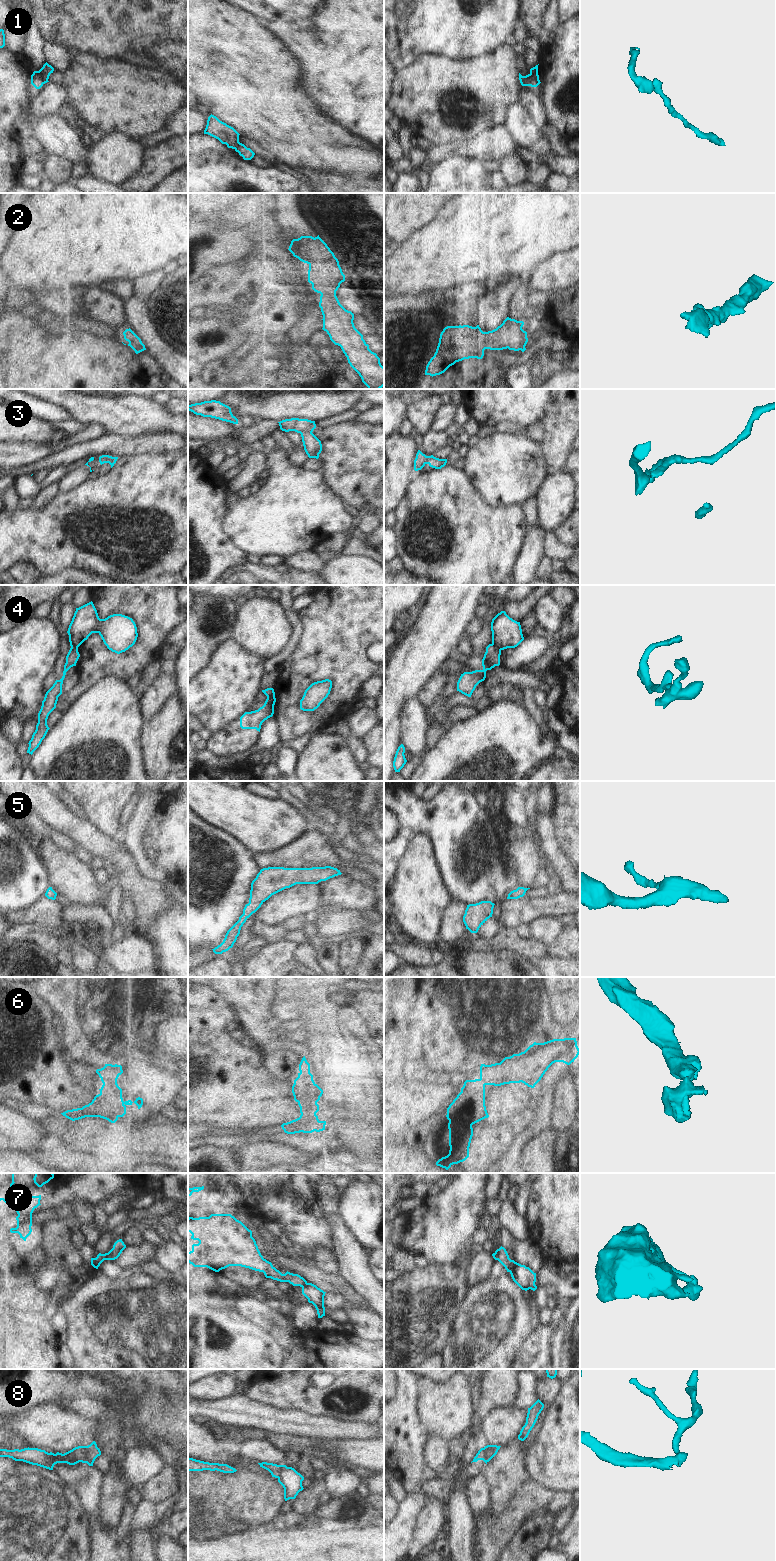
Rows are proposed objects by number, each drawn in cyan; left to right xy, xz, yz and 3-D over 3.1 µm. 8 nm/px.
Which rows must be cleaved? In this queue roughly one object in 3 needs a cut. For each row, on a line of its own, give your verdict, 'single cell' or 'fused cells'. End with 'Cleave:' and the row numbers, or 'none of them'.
1: fused cells
2: single cell
3: fused cells
4: fused cells
5: single cell
6: single cell
7: fused cells
8: fused cells
Cleave: 1, 3, 4, 7, 8

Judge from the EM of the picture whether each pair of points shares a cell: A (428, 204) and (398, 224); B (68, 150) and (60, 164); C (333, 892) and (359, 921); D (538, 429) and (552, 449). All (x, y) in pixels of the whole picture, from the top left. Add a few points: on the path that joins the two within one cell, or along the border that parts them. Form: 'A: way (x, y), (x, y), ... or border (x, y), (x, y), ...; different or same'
A: way (421, 204), (418, 204), (405, 217); same
B: border (50, 154), (62, 156), (73, 163); different
C: border (330, 908), (356, 909), (358, 911); different
D: border (542, 423), (543, 439), (541, 443); different

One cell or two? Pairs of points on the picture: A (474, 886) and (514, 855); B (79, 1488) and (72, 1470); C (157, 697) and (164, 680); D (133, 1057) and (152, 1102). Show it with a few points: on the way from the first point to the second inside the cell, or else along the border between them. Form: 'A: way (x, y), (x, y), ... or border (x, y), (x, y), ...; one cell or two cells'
A: border (503, 847), (505, 865), (515, 874), (518, 881); two cells
B: border (86, 1467), (86, 1475), (71, 1486); two cells
C: way (158, 693), (163, 684); one cell
D: border (137, 1070), (123, 1072); two cells

